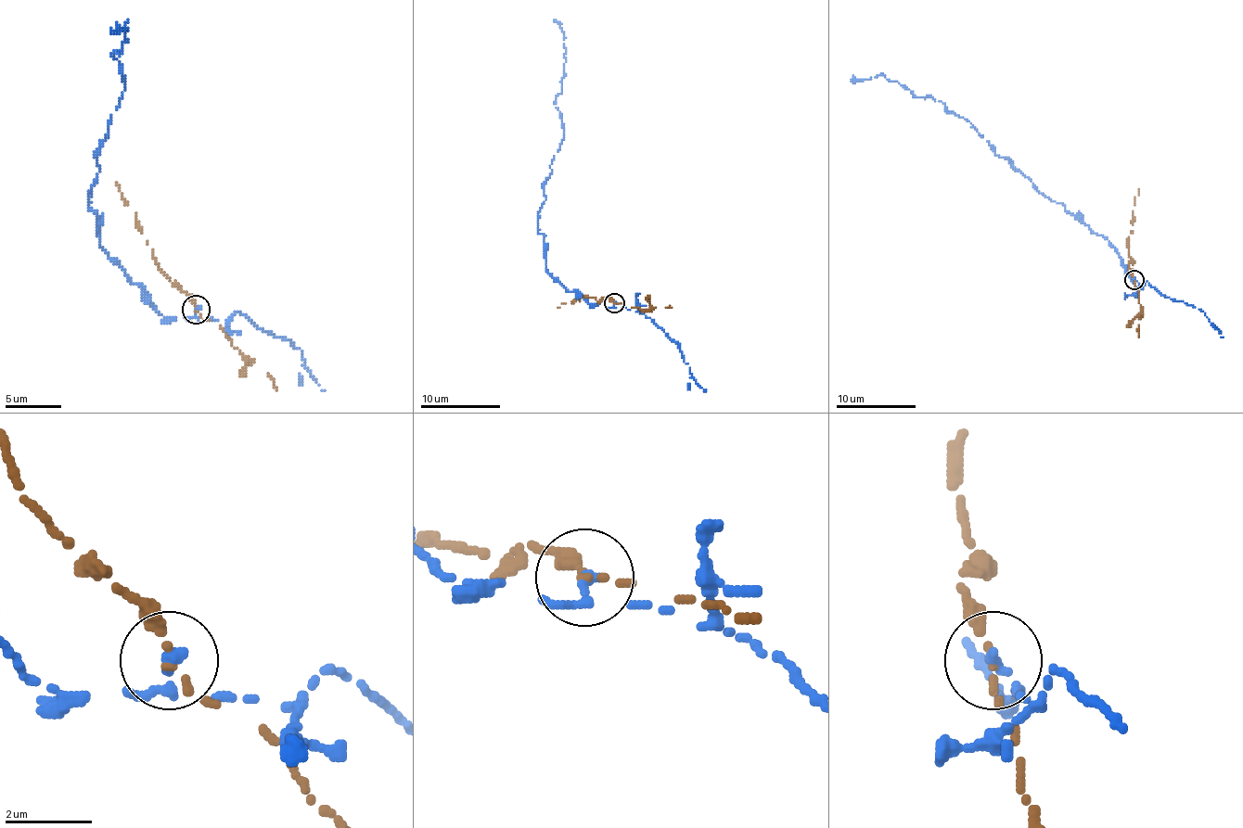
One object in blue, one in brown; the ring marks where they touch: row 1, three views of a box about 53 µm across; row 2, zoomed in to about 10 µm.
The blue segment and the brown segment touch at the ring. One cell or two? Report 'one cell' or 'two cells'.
two cells

